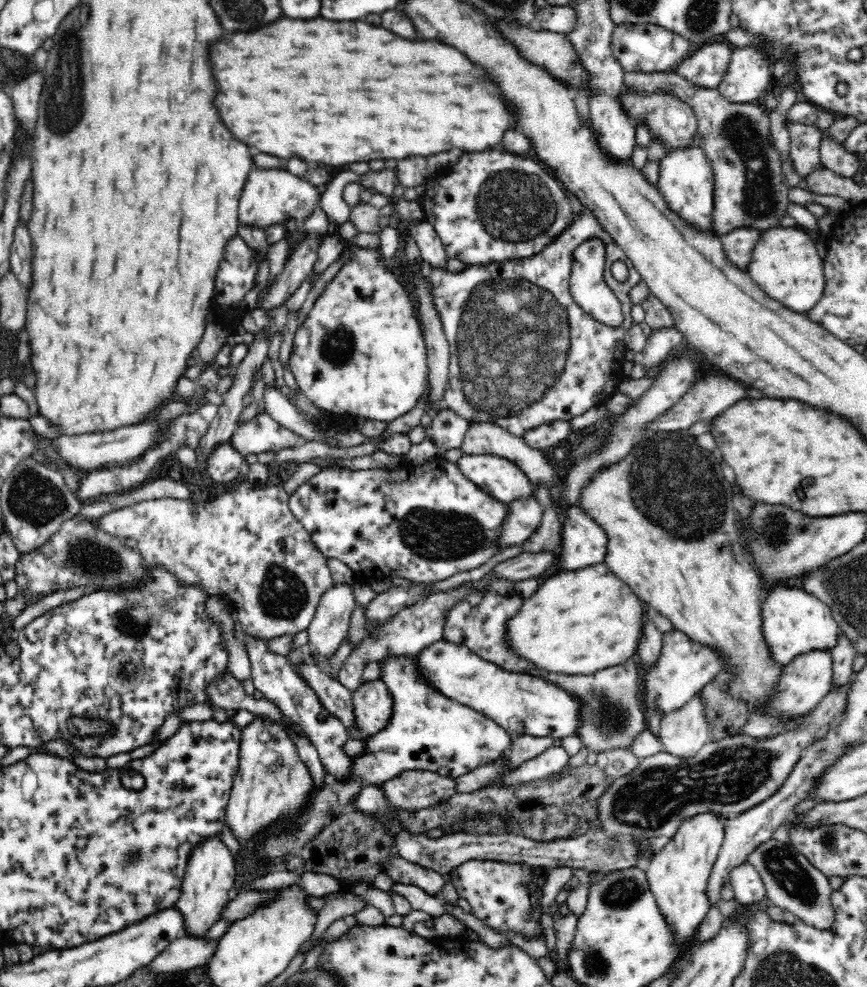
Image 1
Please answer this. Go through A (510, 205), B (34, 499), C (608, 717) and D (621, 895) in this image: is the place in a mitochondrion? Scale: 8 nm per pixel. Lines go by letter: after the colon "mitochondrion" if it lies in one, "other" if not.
A: mitochondrion
B: mitochondrion
C: mitochondrion
D: mitochondrion

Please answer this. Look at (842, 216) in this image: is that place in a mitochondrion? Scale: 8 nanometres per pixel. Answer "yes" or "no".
no

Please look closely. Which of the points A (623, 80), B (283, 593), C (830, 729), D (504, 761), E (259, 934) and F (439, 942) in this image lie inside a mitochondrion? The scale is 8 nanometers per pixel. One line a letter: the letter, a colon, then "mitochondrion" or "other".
A: other
B: mitochondrion
C: other
D: other
E: other
F: other

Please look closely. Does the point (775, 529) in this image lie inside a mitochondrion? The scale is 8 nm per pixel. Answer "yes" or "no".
yes

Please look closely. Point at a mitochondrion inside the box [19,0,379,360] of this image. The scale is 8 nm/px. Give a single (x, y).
(65, 105)

